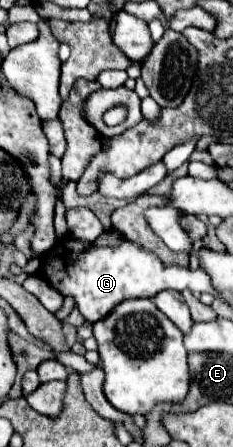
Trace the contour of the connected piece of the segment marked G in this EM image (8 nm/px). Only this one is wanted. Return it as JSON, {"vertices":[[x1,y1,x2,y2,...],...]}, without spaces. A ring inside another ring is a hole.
{"vertices":[[73,235,57,239,41,265,39,275,59,295,73,297,79,313,87,323,103,319,115,305,125,299,151,299,163,289,191,289,193,293,215,295,211,283,207,281,207,273,203,273,201,269,177,265,167,267,153,251,127,239,123,239,123,243,117,247,97,247,85,239,75,239]]}

